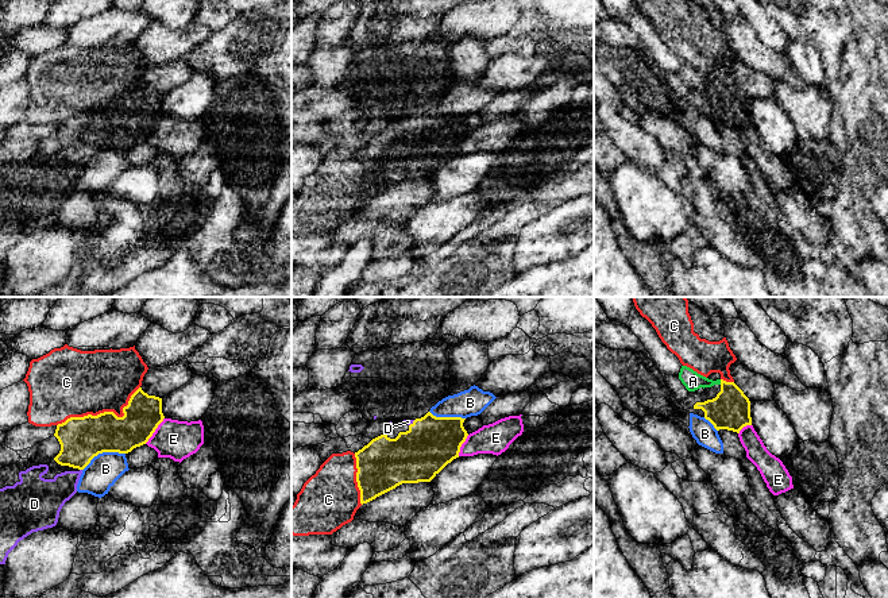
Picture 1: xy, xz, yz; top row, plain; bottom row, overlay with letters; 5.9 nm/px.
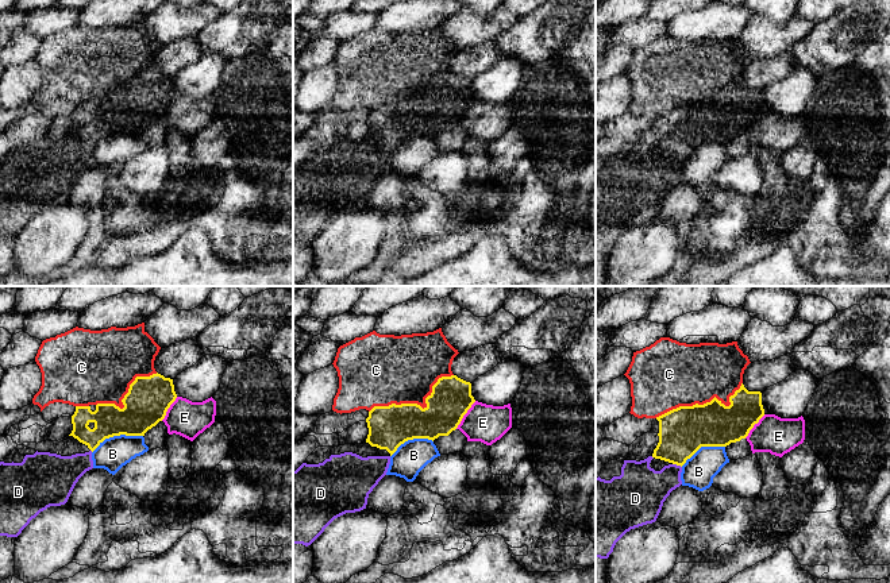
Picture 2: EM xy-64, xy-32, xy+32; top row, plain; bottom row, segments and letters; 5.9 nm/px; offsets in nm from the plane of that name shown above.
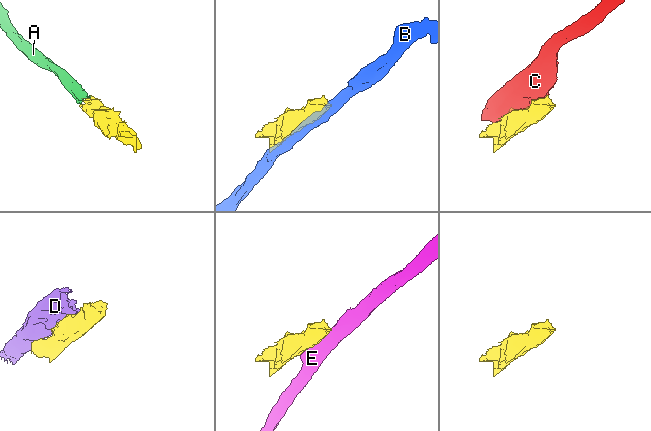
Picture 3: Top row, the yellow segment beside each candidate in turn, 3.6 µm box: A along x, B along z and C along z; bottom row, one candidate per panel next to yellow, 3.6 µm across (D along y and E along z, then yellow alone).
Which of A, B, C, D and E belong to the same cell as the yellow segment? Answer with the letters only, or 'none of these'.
A

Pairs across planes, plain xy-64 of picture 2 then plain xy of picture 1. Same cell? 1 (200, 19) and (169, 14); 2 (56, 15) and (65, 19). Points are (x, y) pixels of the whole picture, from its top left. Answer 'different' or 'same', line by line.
1: different
2: different

